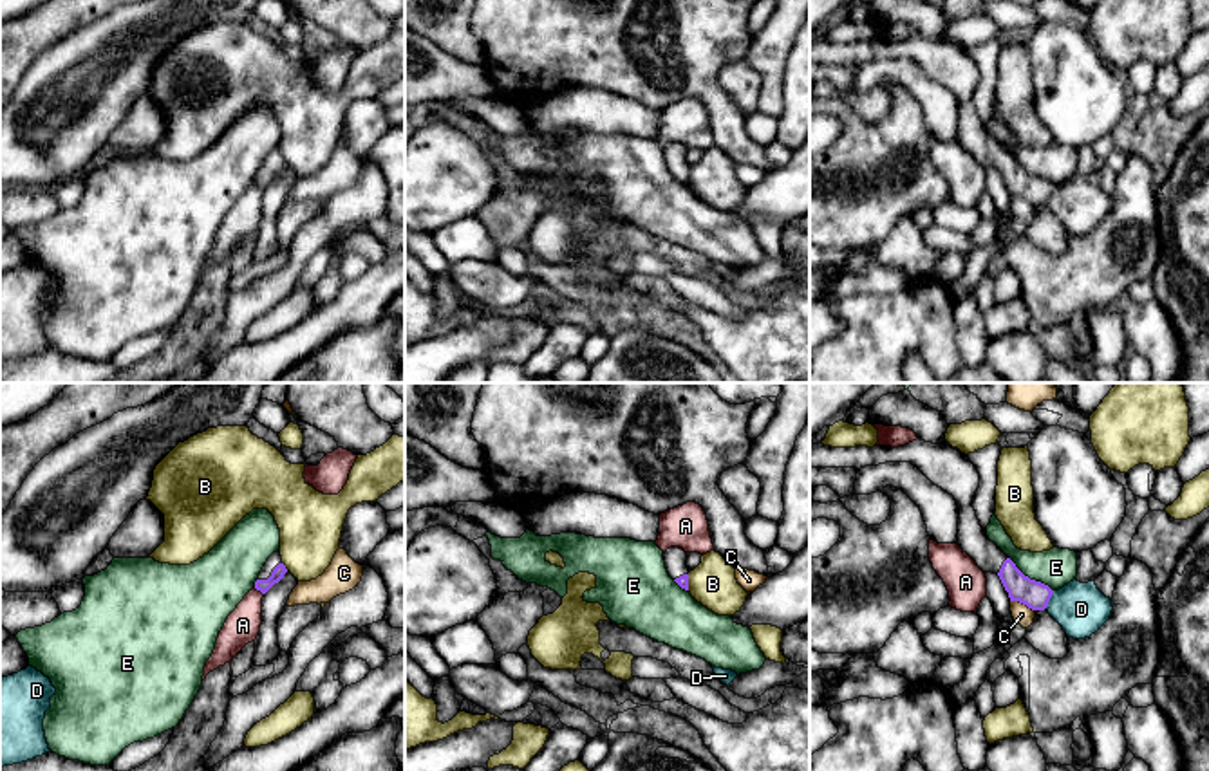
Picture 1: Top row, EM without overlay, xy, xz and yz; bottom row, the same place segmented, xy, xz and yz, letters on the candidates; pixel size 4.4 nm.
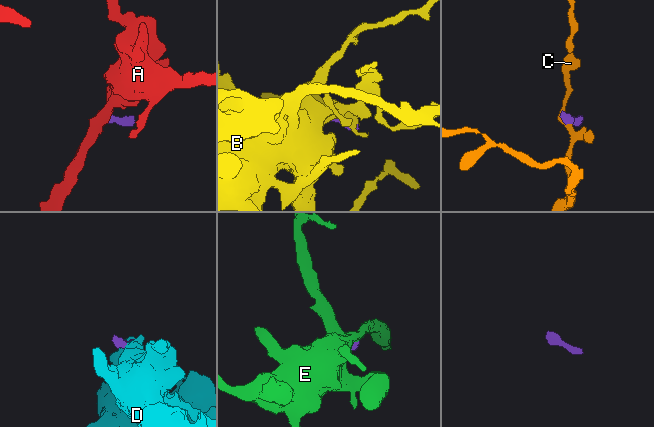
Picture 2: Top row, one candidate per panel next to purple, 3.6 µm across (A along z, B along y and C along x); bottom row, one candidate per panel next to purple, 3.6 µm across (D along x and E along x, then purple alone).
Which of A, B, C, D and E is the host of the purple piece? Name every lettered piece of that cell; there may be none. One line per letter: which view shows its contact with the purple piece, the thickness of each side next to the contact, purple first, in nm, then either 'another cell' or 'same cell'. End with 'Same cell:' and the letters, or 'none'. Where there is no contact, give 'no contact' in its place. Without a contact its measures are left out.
A: meets purple in xy; 60 nm thick on the purple side, 160 nm on the other; another cell
B: meets purple in xy; 60 nm thick on the purple side, 280 nm on the other; another cell
C: meets purple in yz; 120 nm thick on the purple side, 90 nm on the other; another cell
D: meets purple in yz; 120 nm thick on the purple side, 240 nm on the other; another cell
E: meets purple in yz; 120 nm thick on the purple side, 170 nm on the other; another cell
Same cell: none

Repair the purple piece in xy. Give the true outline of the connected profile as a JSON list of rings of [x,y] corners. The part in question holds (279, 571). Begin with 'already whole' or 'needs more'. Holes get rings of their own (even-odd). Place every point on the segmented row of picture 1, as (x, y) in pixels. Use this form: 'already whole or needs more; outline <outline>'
needs more; outline [[[276,551],[264,563],[264,567],[255,581],[255,589],[260,590],[262,594],[266,594],[275,583],[278,583],[284,578],[286,572],[287,572],[287,569],[282,563],[280,551]]]

